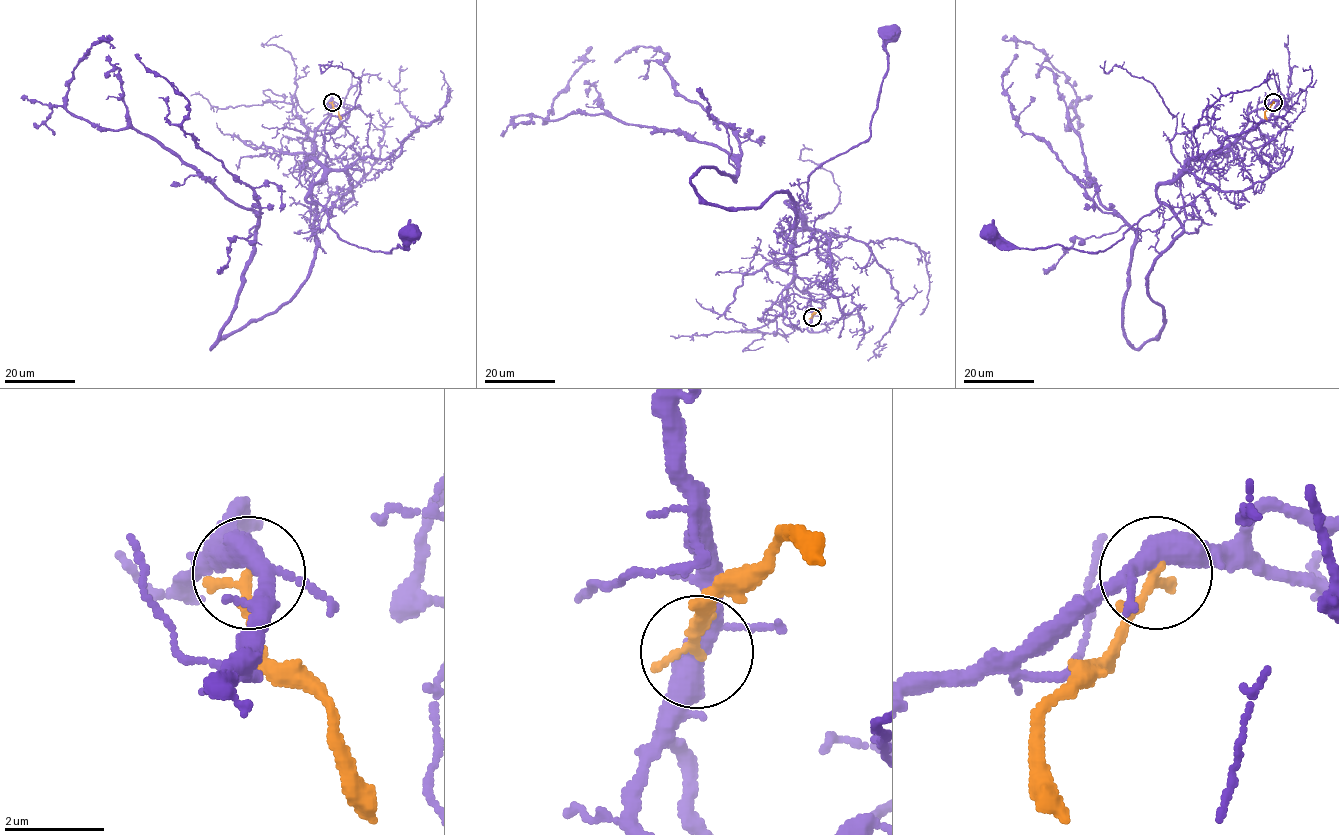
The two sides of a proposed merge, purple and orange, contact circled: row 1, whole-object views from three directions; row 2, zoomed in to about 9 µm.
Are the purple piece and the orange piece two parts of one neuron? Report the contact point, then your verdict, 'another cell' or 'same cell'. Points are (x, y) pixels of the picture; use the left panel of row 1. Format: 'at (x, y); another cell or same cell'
at (332, 102); another cell

